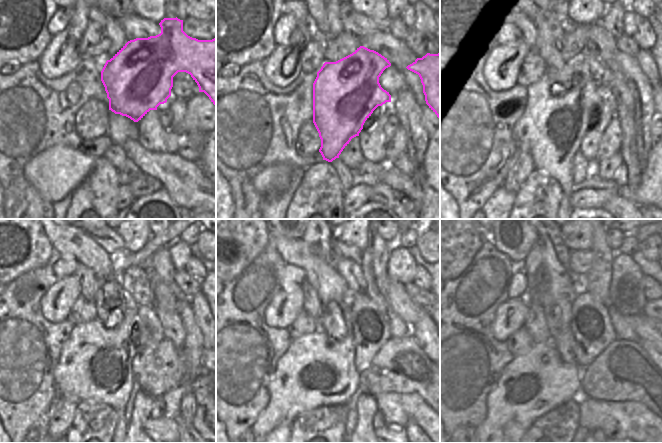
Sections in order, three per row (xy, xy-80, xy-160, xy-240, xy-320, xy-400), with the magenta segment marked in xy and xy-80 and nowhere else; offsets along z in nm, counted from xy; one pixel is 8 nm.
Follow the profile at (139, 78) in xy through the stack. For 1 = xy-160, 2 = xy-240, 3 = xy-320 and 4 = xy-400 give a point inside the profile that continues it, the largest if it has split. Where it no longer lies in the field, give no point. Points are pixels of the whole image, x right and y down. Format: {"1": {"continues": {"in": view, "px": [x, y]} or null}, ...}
{"1": {"continues": {"in": "xy-160", "px": [551, 128]}}, "2": {"continues": {"in": "xy-240", "px": [95, 363]}}, "3": {"continues": {"in": "xy-320", "px": [316, 370]}}, "4": {"continues": {"in": "xy-400", "px": [531, 385]}}}

